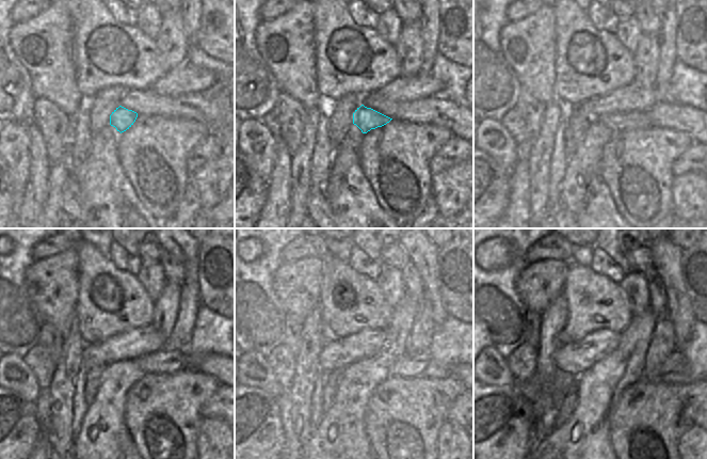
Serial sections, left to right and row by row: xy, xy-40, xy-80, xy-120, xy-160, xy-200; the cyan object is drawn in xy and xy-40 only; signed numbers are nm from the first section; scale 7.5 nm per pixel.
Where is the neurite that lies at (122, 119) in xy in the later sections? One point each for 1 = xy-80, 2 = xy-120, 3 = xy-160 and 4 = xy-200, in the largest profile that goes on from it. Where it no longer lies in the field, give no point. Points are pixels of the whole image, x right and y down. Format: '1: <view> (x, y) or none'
1: xy-80 (617, 123)
2: xy-120 (164, 362)
3: xy-160 (421, 364)
4: xy-200 (675, 369)

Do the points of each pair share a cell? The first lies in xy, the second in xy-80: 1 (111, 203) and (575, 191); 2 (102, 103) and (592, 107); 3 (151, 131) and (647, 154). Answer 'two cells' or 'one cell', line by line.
1: two cells
2: two cells
3: one cell

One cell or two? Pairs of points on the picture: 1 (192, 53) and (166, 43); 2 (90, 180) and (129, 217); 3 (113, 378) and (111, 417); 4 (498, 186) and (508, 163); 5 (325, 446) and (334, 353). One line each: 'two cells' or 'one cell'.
1: two cells
2: one cell
3: one cell
4: two cells
5: two cells

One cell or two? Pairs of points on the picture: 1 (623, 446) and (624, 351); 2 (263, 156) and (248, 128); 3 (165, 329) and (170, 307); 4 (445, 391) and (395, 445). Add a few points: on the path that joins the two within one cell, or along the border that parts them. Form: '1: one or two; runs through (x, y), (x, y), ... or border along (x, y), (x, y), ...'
1: two; border along (642, 378), (631, 383), (608, 409)
2: one; runs through (257, 151), (257, 145), (247, 136)
3: one; runs through (165, 323), (165, 313)
4: one; runs through (432, 405), (405, 431)

